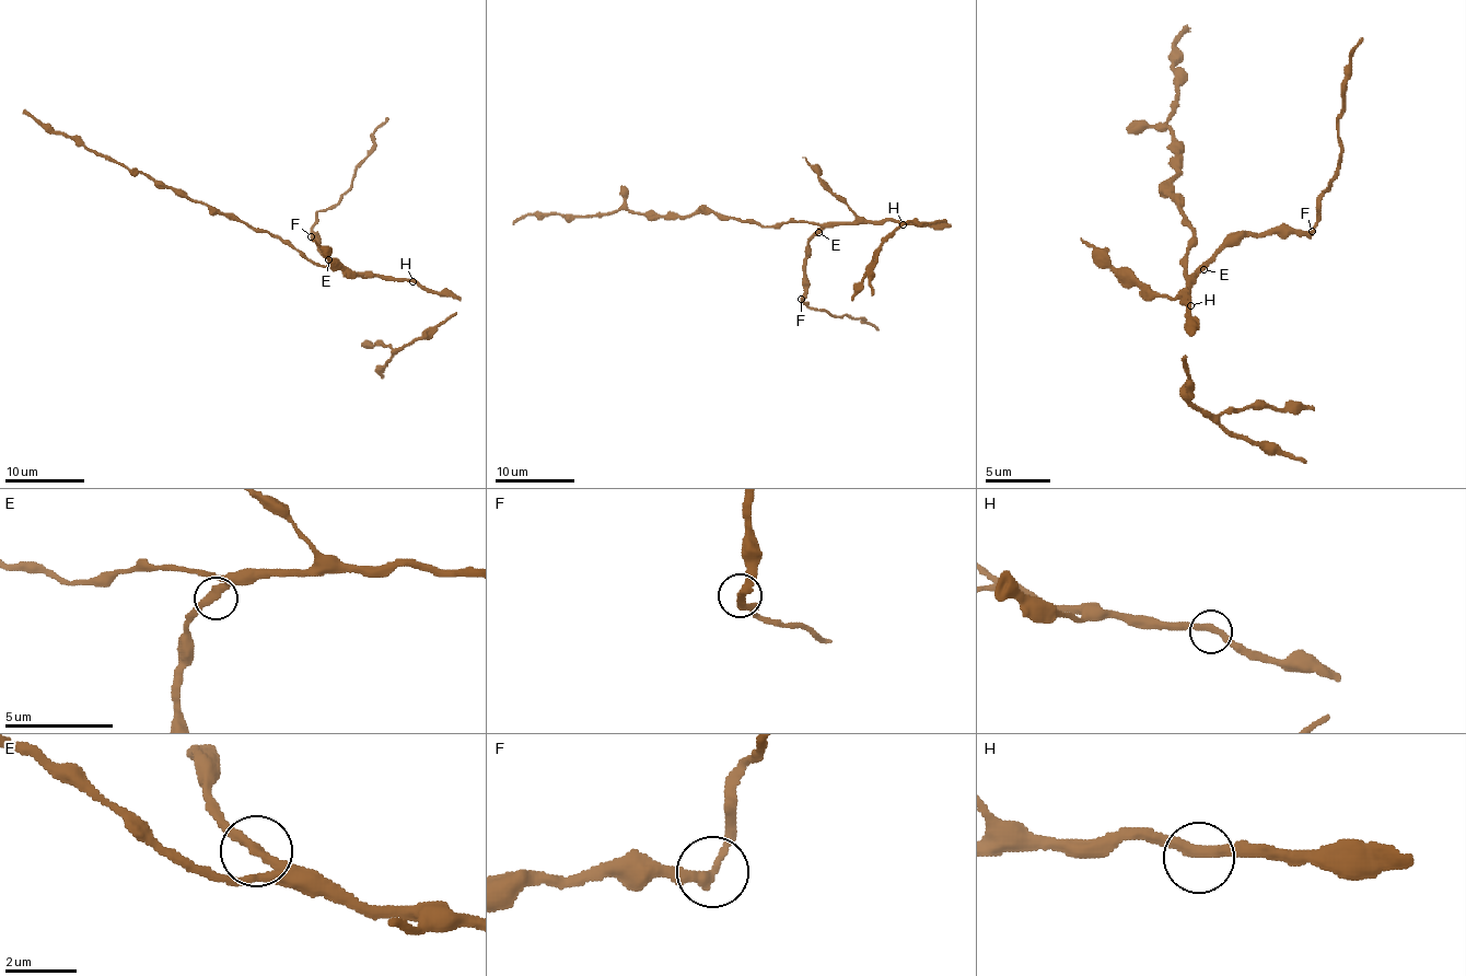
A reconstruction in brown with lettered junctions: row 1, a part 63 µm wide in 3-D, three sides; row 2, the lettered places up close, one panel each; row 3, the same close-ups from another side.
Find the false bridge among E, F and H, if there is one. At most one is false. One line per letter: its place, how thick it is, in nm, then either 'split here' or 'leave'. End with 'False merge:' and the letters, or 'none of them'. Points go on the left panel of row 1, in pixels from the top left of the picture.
E: (328, 259) | 300 nm | leave
F: (311, 236) | 300 nm | split here
H: (412, 281) | 300 nm | leave
False merge: F

